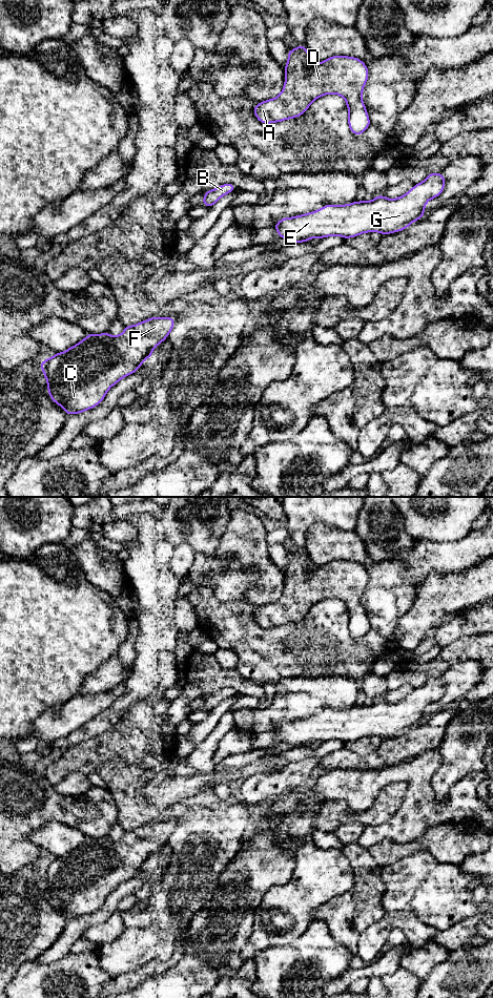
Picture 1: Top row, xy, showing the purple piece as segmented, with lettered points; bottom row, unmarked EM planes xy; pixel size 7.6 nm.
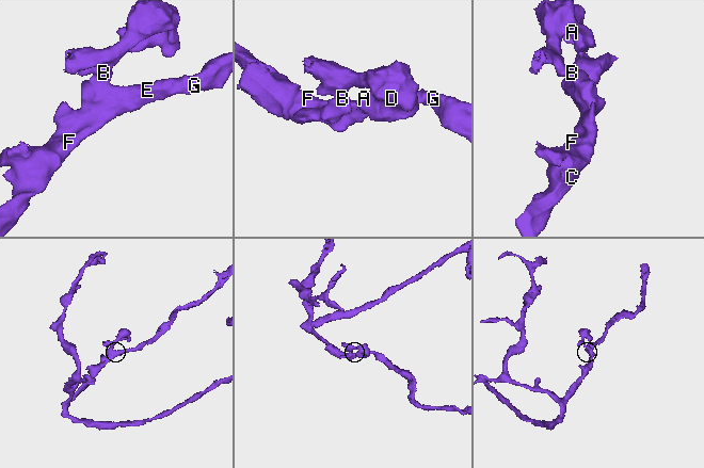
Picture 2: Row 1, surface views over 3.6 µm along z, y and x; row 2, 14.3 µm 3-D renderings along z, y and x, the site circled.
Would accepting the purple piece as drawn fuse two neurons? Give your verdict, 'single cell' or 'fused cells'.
single cell

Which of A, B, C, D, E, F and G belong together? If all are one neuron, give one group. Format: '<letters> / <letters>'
A B C D E F G

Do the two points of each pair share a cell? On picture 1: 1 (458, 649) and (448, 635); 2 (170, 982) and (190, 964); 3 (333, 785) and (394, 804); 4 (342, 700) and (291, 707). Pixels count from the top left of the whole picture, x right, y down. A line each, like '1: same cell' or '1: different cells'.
1: different cells
2: same cell
3: different cells
4: same cell

